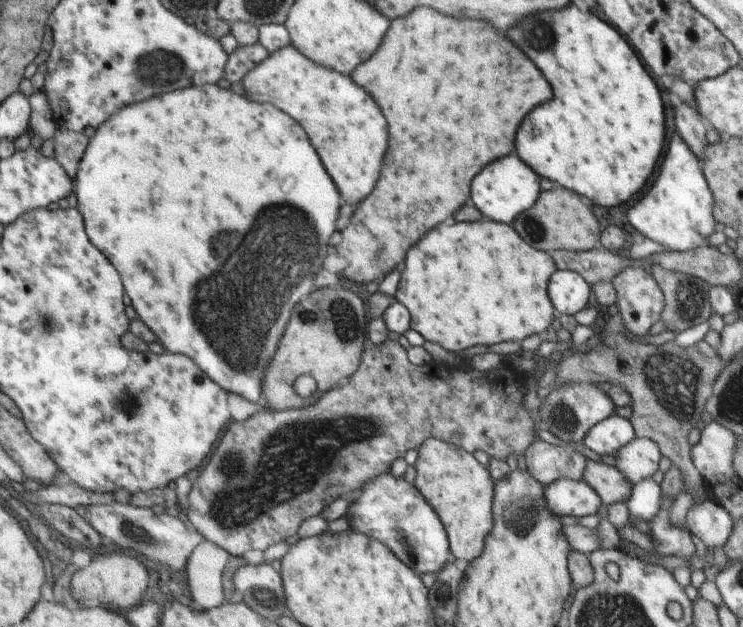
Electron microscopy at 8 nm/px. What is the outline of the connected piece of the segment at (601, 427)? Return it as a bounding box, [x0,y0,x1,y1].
[582,414,636,457]

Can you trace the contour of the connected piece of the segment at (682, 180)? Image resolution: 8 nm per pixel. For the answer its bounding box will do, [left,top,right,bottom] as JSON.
[628,134,717,252]

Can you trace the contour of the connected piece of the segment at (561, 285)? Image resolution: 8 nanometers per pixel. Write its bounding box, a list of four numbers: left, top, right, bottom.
[547,269,592,316]

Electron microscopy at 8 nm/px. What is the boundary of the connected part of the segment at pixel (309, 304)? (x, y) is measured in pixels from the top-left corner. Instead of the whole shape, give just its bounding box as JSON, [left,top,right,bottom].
[260,286,367,412]

